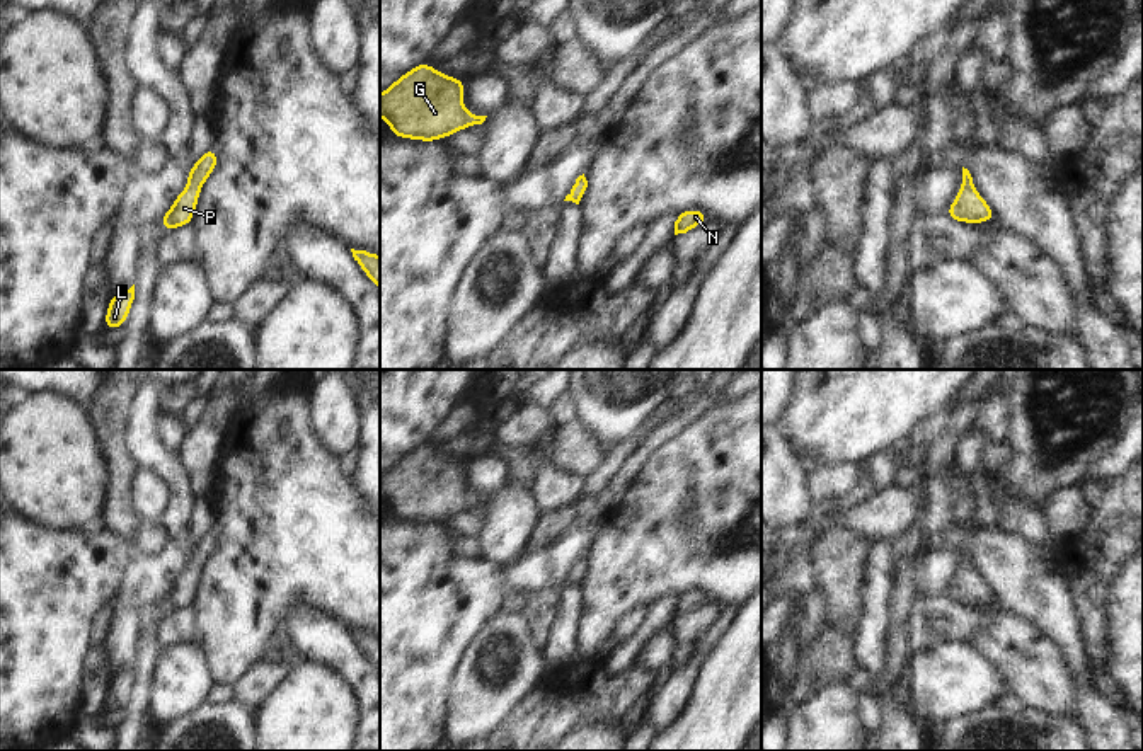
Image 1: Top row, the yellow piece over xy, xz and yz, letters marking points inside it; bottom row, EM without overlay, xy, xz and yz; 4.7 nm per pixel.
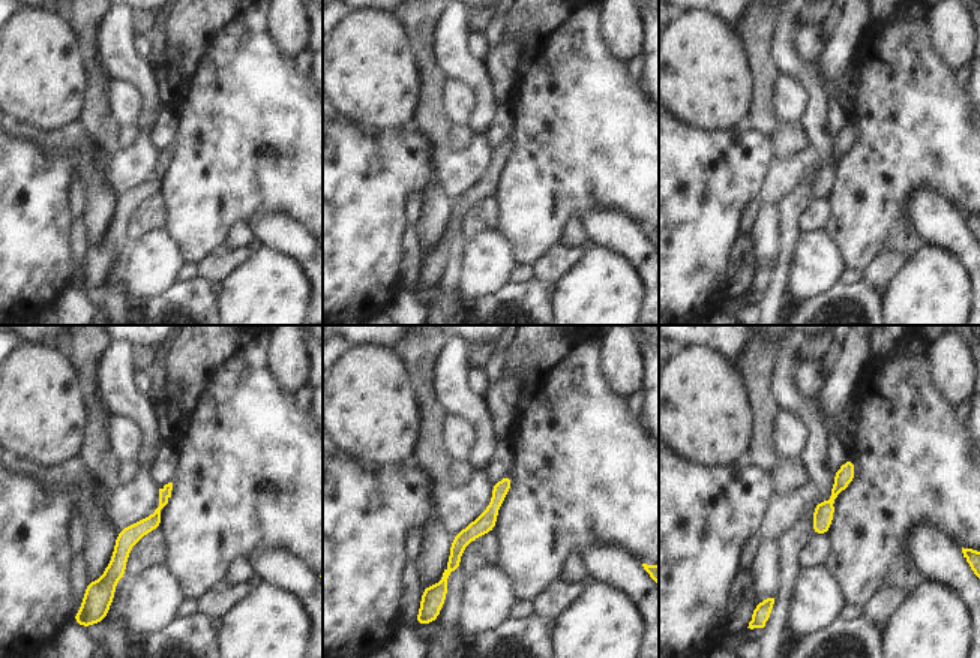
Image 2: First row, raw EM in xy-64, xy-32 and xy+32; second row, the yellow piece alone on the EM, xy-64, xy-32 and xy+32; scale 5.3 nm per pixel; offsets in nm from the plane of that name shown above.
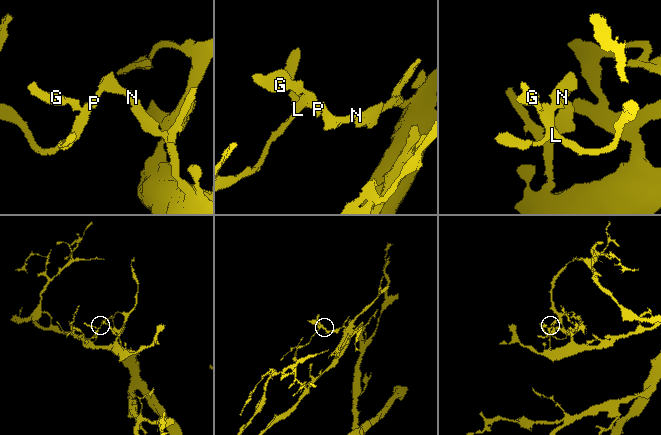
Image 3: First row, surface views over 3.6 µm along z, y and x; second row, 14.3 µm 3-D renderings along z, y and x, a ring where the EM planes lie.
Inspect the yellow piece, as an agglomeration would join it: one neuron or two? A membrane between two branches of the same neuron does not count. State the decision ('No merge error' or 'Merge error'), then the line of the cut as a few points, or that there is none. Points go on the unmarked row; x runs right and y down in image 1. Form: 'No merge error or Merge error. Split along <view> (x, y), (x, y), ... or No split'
No merge error. No split

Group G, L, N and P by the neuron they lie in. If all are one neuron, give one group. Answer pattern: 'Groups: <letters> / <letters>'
Groups: G L N P

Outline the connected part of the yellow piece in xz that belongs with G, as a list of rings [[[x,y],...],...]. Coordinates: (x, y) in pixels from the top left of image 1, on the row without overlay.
[[[421,444],[380,475],[380,499],[397,519],[438,523],[485,502],[463,489],[463,472],[462,460]]]

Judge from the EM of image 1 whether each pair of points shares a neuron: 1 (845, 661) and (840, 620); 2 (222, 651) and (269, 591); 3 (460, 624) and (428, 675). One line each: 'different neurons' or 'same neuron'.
1: different neurons
2: same neuron
3: same neuron

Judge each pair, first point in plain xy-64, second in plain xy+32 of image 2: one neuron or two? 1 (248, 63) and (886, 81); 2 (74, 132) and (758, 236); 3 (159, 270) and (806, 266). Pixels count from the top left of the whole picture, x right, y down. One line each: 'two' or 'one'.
1: one
2: one
3: one

